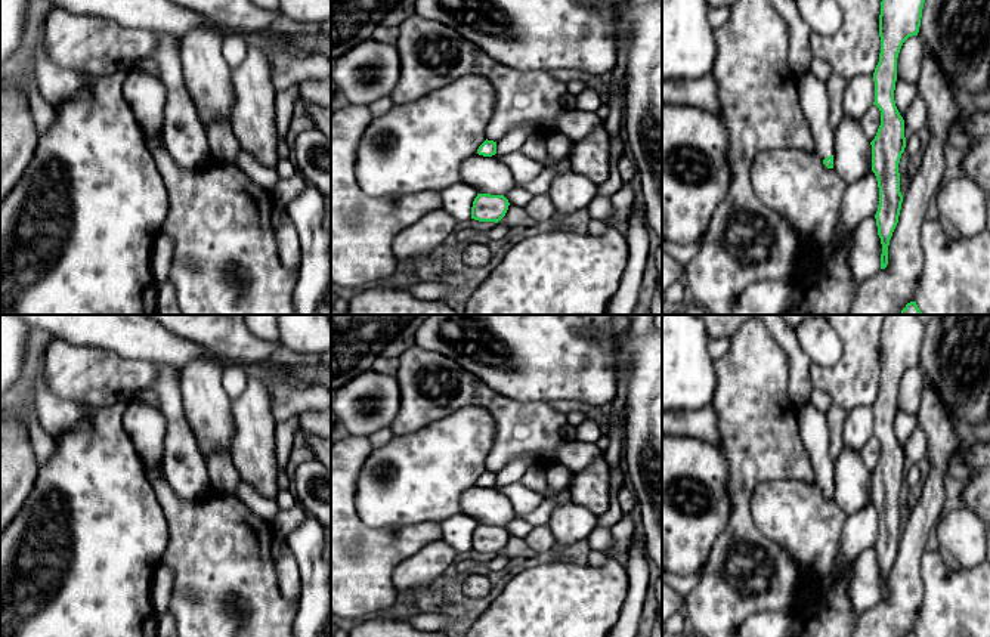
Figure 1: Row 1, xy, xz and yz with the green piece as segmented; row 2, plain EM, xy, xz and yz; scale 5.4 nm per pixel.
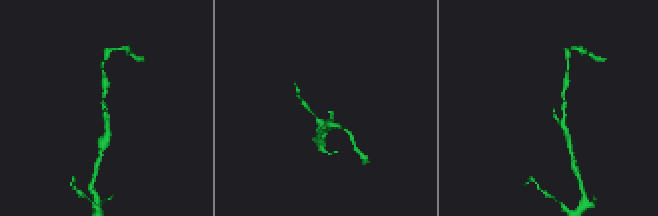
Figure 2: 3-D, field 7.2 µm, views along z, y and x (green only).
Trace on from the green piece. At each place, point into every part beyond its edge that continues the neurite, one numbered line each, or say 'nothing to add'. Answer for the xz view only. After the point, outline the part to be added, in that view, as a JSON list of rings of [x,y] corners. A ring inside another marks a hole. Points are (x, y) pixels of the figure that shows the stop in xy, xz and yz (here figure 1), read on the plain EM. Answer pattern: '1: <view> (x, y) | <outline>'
nothing to add

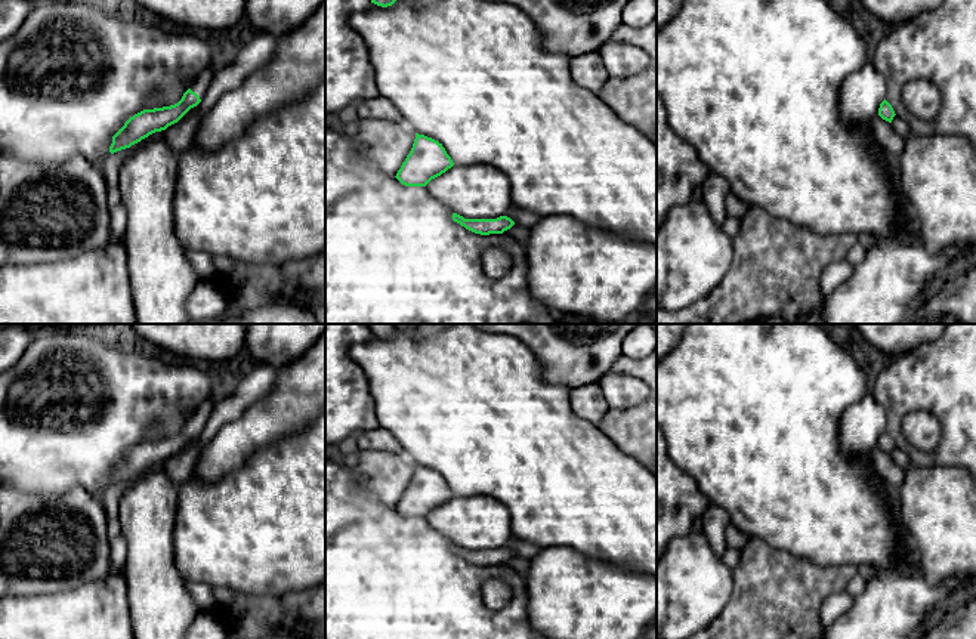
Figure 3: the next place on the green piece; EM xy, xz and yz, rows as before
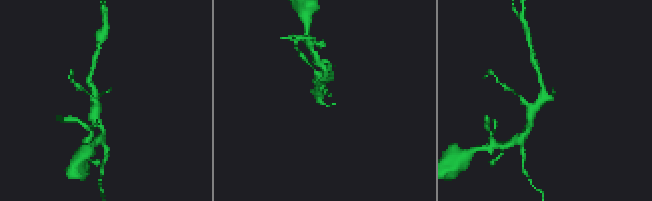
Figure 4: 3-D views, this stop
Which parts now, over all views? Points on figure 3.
1: xy (200, 414) | [[[213,395],[204,401],[201,401],[194,410],[192,413],[188,416],[186,422],[191,420],[192,423],[195,423],[200,430],[204,429],[209,417],[210,417],[210,413],[214,407],[214,402],[217,399],[219,395]]]

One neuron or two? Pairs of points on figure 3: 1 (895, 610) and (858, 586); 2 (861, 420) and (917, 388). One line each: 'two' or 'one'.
1: two
2: two

